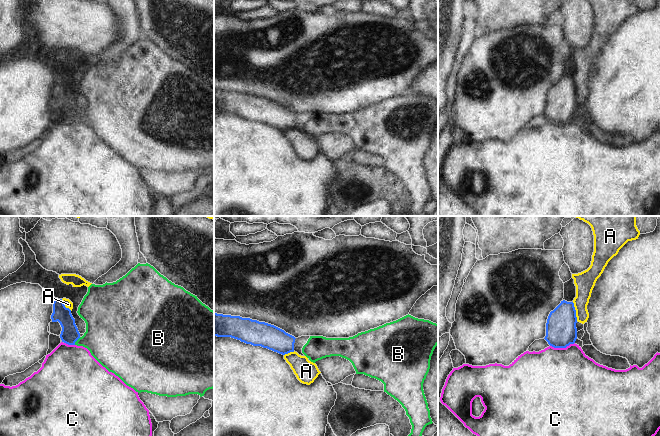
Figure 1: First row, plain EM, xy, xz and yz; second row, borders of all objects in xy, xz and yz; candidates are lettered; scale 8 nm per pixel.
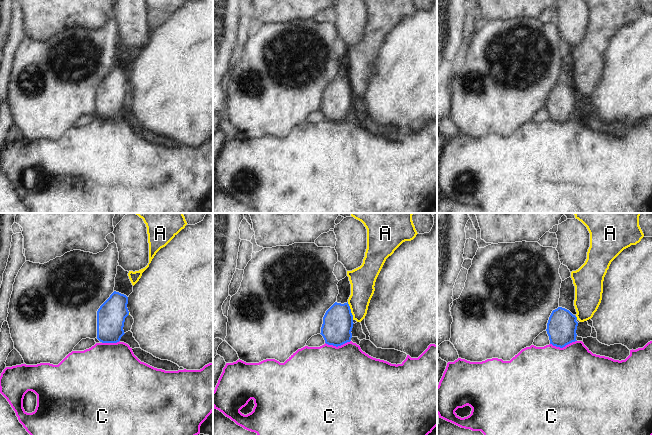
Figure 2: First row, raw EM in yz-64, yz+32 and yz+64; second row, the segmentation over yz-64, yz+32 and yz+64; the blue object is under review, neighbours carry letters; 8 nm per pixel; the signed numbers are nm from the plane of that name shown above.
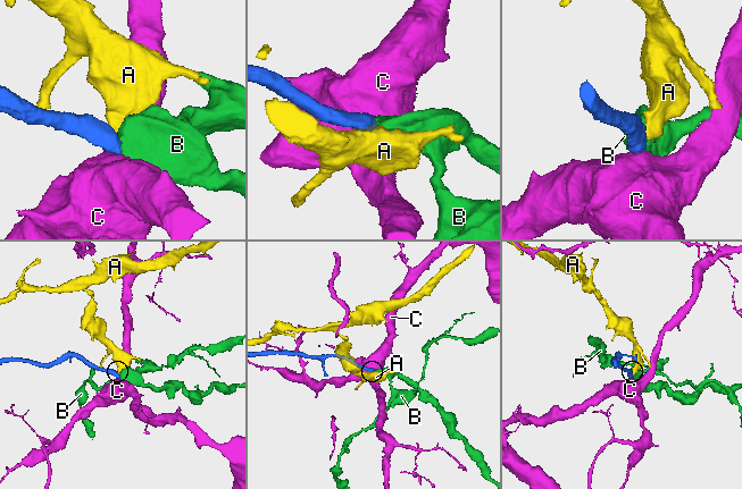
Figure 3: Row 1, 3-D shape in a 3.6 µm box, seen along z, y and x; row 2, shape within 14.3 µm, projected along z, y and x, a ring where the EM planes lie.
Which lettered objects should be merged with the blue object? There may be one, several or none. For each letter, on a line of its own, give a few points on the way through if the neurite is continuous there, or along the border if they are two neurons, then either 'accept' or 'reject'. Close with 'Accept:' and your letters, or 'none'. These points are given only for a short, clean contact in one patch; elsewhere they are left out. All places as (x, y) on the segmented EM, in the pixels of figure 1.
A: border yz (572, 302), (577, 320); reject
B: way xy (69, 334), (76, 340), (92, 340), (107, 337); accept
C: border yz (574, 342), (565, 347), (550, 346); reject
Accept: B

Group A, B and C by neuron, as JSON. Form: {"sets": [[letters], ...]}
{"sets": [["A"], ["B"], ["C"]]}

